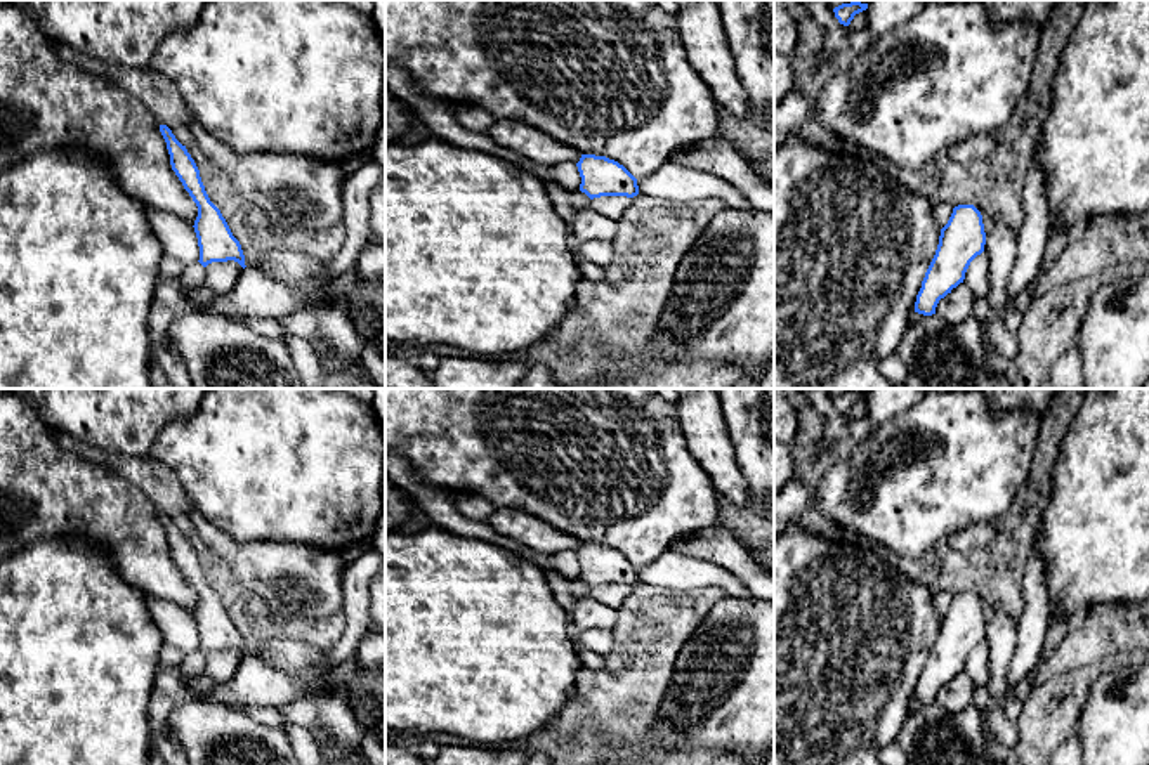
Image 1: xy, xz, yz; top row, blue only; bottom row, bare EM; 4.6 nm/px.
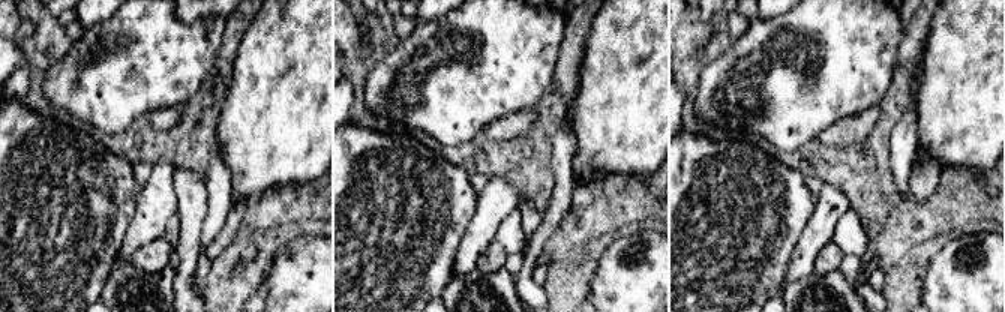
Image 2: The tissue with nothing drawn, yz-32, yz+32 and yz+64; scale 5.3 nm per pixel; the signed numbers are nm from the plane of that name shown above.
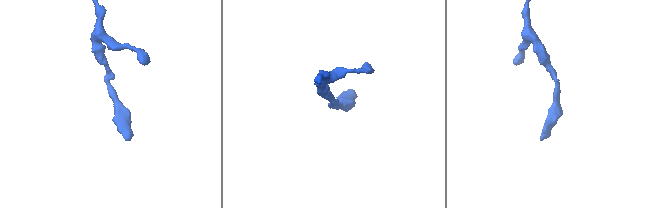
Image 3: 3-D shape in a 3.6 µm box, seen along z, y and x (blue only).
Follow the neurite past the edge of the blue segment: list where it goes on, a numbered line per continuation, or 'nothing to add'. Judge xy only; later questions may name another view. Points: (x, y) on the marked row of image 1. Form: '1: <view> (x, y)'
1: xy (195, 276)

